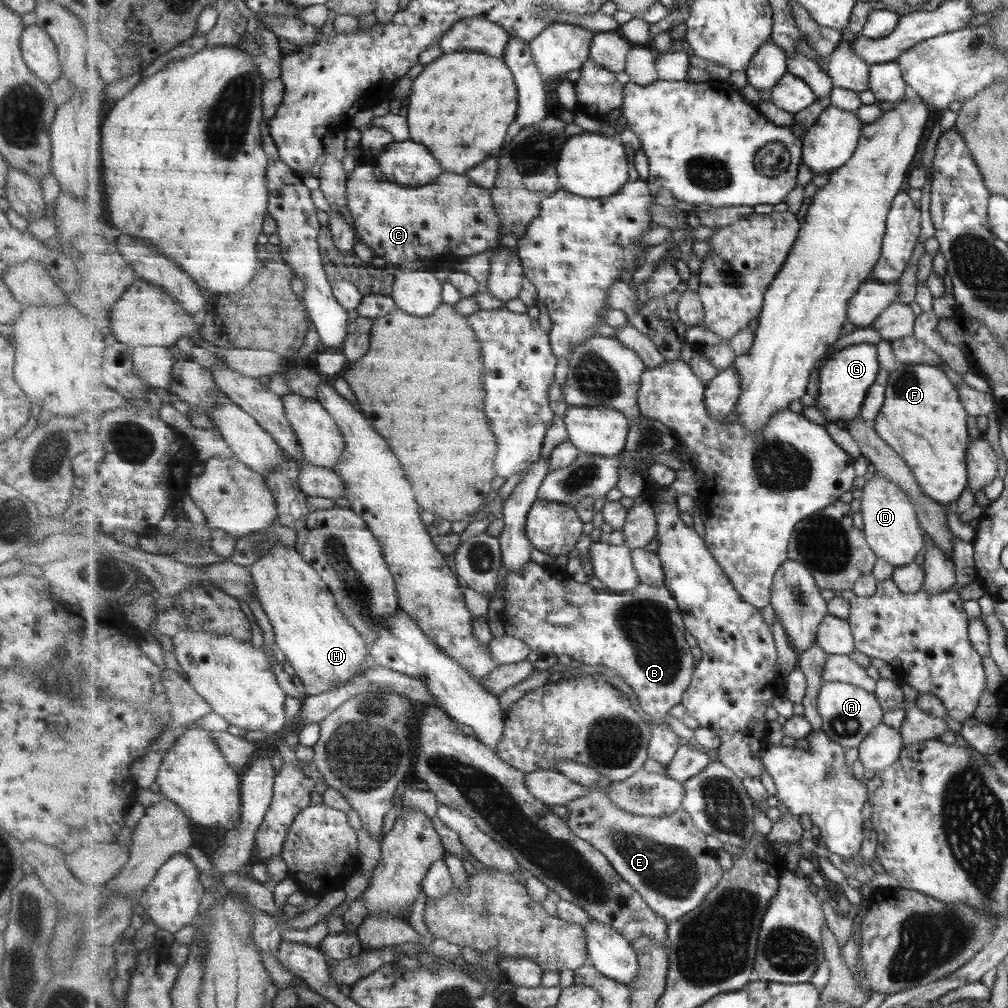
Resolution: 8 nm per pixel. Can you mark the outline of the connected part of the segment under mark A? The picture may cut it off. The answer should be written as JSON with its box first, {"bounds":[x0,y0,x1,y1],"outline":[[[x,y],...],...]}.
{"bounds":[817,682,886,748],"outline":[[[824,682],[817,697],[818,713],[822,718],[822,729],[841,746],[855,748],[884,722],[886,711],[877,695],[863,687],[844,682]]]}

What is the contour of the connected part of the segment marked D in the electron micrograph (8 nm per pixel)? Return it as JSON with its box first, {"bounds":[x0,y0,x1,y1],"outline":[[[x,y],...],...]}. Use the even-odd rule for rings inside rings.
{"bounds":[862,471,923,566],"outline":[[[875,471],[873,477],[866,477],[862,498],[864,527],[869,546],[878,554],[879,558],[887,561],[891,566],[905,566],[913,562],[913,558],[923,550],[923,532],[915,520],[913,504],[907,495],[894,482]]]}

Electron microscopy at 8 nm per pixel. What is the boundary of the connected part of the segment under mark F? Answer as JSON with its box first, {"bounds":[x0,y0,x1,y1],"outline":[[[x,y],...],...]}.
{"bounds":[874,364,967,505],"outline":[[[897,364],[889,373],[886,390],[886,401],[881,414],[877,416],[874,424],[876,431],[883,440],[893,449],[893,452],[902,458],[902,461],[910,468],[916,483],[922,493],[940,505],[947,505],[953,498],[957,498],[965,484],[967,484],[966,464],[963,456],[966,456],[965,448],[965,410],[959,404],[959,396],[947,376],[939,367],[927,364]]]}

